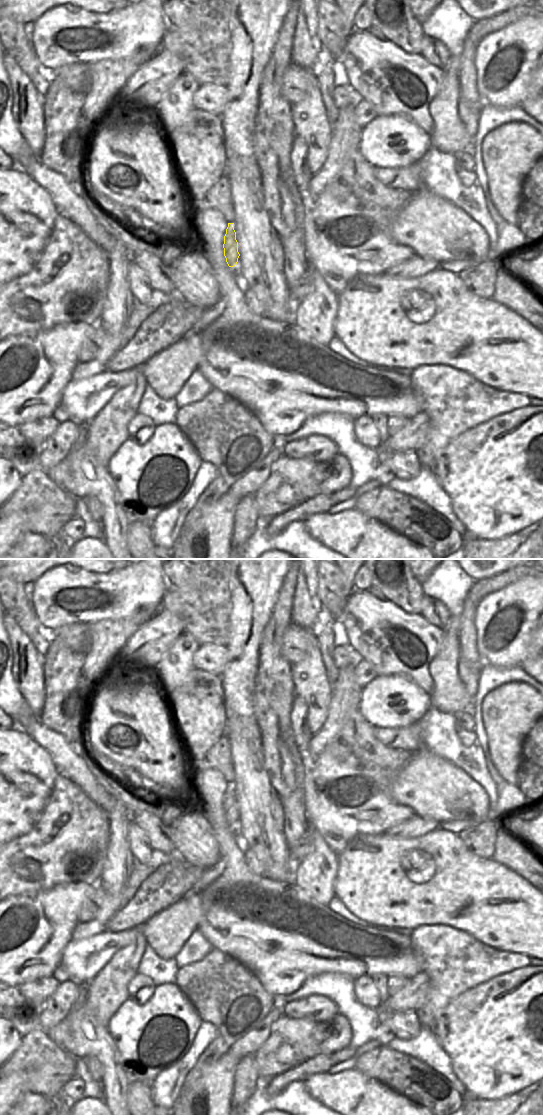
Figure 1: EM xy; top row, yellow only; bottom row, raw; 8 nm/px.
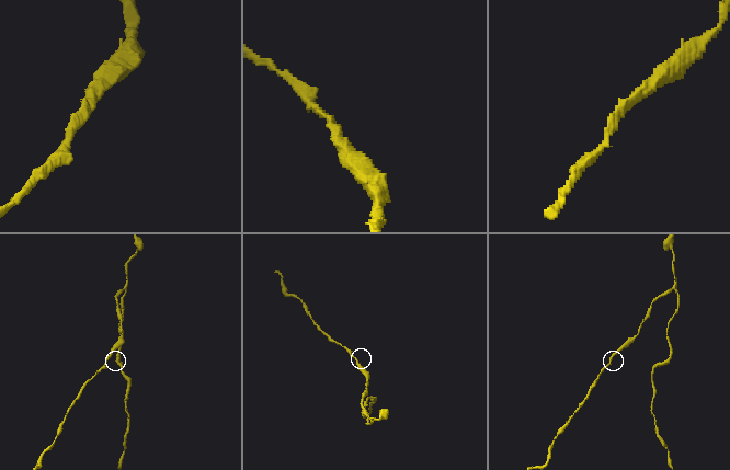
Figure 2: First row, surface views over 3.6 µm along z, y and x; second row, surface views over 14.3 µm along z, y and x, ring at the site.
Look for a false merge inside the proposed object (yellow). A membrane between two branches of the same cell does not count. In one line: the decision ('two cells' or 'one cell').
two cells

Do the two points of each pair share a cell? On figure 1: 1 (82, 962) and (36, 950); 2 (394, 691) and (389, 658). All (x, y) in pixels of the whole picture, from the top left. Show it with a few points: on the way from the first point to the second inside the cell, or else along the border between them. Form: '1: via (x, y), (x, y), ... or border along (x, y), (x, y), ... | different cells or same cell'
1: border along (71, 940), (64, 948), (58, 966) | different cells
2: border along (378, 675), (402, 675), (413, 683) | different cells

